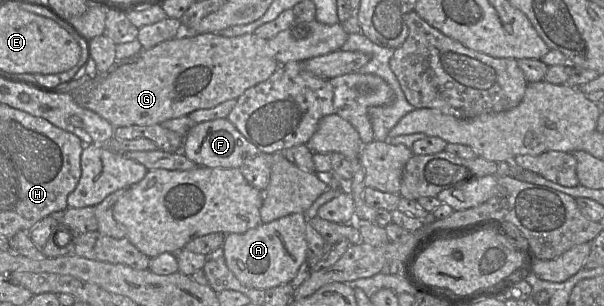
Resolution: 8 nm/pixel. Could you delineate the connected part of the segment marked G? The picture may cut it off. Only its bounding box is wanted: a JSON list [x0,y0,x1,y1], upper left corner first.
[70,33,280,128]

